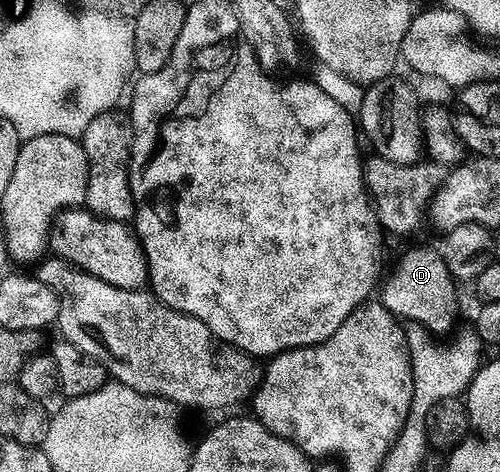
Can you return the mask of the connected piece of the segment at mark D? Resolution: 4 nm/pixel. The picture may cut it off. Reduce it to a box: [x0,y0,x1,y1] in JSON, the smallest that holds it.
[380,246,454,334]

